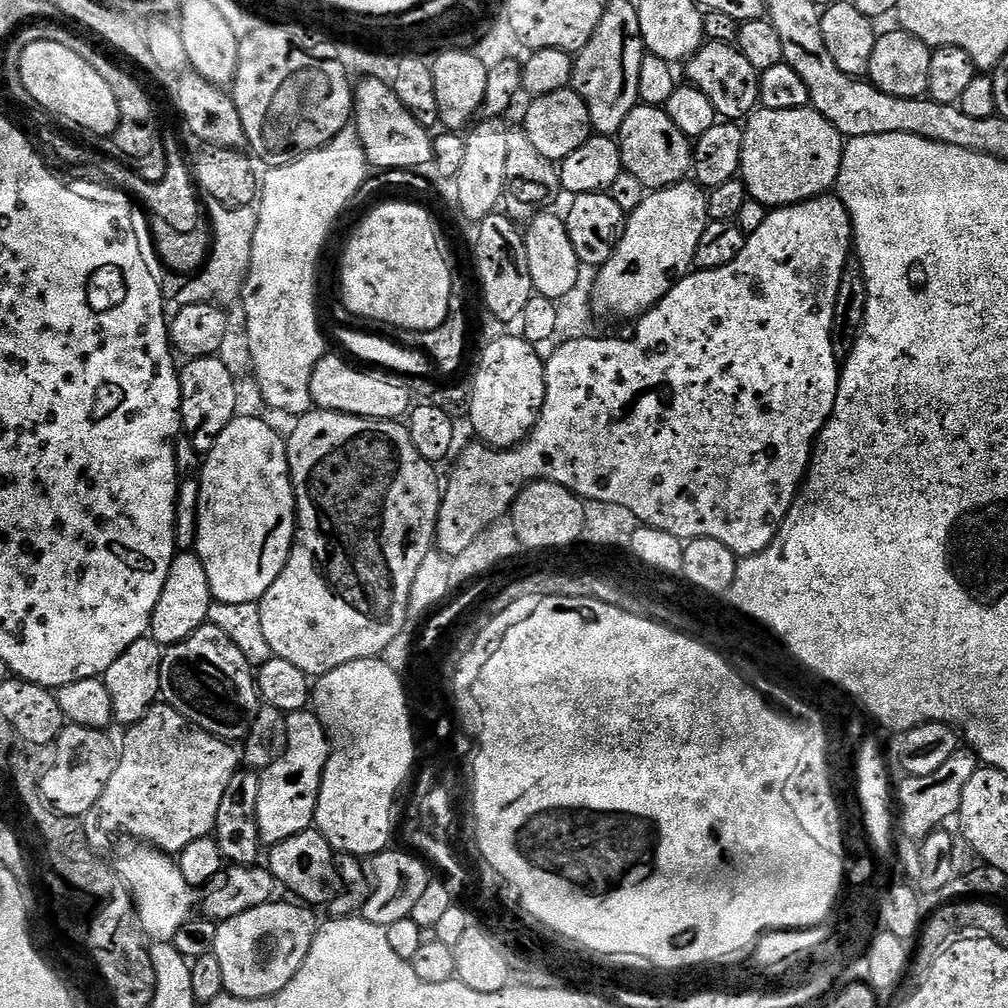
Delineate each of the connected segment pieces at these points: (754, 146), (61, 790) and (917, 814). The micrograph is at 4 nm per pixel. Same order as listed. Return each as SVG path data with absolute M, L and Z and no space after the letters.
M760 106L747 117L743 129L739 179L744 181L751 199L775 210L835 189L846 140L815 108L770 110Z
M68 724L50 746L52 761L39 777L40 793L43 799L64 816L84 818L95 809L98 798L106 790L114 770L118 767L118 752L112 748L107 731L99 728L83 728Z
M957 750L942 770L934 770L934 774L925 776L903 777L900 788L898 784L898 828L910 839L921 842L941 826L947 825L947 820L957 815L962 802L962 790L966 790L966 782L974 778L978 767L978 757L971 750Z

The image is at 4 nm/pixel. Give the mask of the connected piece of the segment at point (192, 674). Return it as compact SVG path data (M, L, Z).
M210 623L194 630L190 638L164 648L160 671L160 696L163 703L178 710L178 714L182 714L182 718L189 720L195 728L201 728L206 734L229 742L240 742L247 737L262 703L260 694L256 691L256 677L250 662L226 636L225 631Z

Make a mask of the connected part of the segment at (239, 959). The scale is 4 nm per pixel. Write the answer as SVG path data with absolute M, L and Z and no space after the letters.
M269 902L262 906L254 906L254 910L246 910L242 914L238 914L229 920L219 921L216 925L216 941L212 947L213 952L216 953L218 962L222 965L222 982L224 983L225 993L239 1000L261 1000L267 996L278 994L278 990L282 990L292 981L294 974L298 974L298 970L302 966L302 962L306 958L306 954L312 945L312 939L316 937L316 929L318 927L318 920L312 917L313 909L308 906L301 906L299 903L291 902L292 904L276 904L277 902Z

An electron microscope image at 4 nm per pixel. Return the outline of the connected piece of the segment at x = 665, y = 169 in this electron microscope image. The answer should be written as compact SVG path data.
M637 104L634 110L630 110L626 122L622 122L618 143L620 157L624 163L623 171L634 174L634 178L638 178L638 182L642 182L645 190L669 188L681 183L687 177L684 175L689 175L692 172L693 141L689 140L686 134L682 134L682 130L678 130L678 126L674 126L674 122L670 122L663 107L654 104Z

